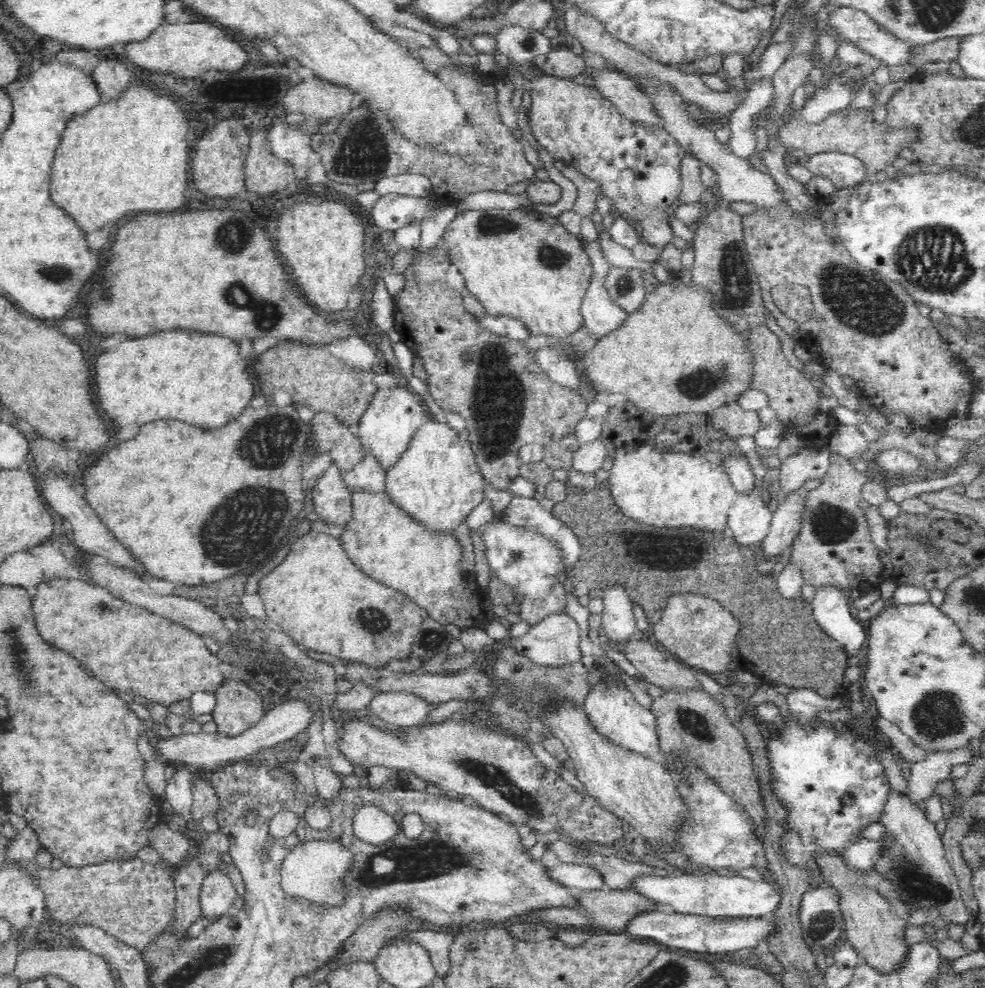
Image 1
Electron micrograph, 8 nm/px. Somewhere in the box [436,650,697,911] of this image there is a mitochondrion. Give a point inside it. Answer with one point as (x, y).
(493, 777)

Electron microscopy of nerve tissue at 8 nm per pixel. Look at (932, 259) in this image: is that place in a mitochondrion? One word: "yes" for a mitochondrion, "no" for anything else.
yes

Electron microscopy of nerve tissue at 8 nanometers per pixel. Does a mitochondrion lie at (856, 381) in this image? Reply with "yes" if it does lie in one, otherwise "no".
no

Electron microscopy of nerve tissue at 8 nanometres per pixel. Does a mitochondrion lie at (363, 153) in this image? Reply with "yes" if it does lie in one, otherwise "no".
yes

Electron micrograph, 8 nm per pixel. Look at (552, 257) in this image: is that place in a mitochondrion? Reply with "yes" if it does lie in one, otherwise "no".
yes

